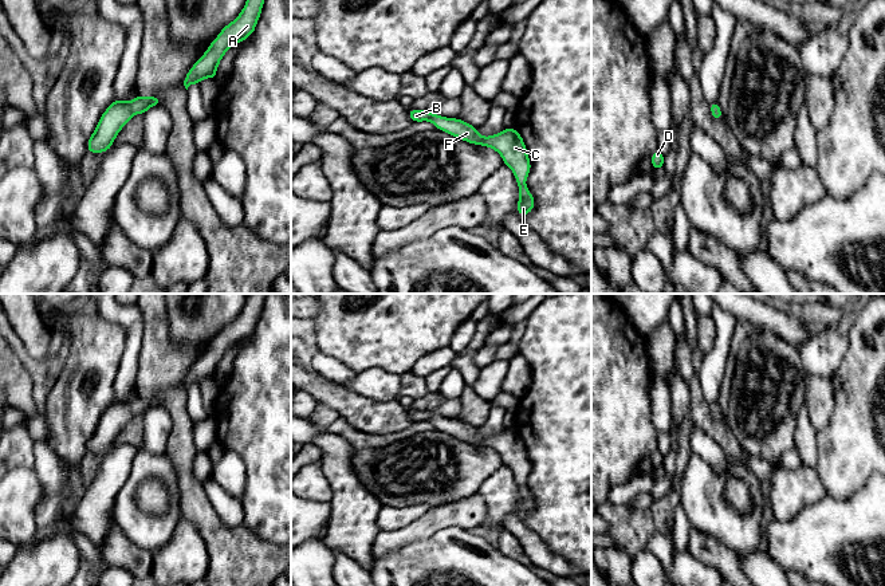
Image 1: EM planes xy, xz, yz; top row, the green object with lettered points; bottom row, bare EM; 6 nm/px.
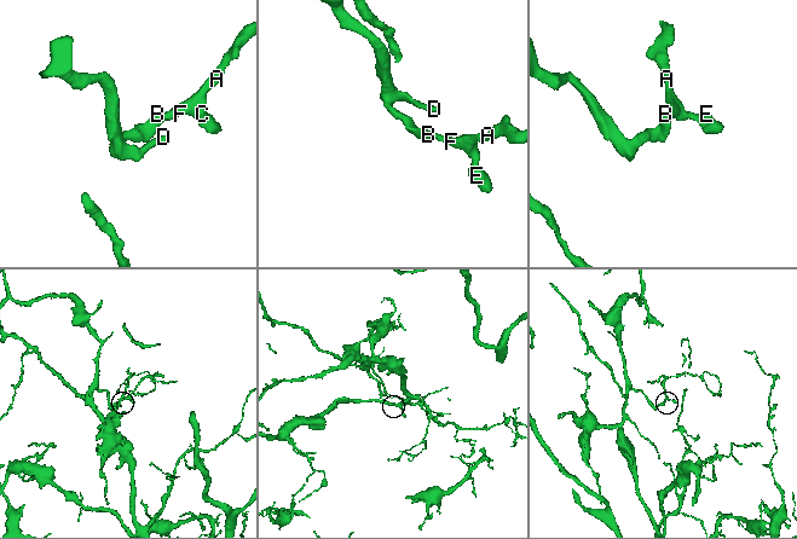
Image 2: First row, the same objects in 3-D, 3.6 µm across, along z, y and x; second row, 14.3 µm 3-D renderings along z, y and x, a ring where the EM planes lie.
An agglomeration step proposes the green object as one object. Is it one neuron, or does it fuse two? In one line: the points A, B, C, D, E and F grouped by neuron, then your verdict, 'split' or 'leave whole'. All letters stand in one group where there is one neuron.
groups A B C D E F; leave whole

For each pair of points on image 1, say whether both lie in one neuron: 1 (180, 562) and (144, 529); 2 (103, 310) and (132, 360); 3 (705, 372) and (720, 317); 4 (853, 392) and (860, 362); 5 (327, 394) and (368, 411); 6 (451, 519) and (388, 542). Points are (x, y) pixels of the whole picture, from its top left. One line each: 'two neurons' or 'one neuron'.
1: two neurons
2: one neuron
3: one neuron
4: one neuron
5: one neuron
6: one neuron

